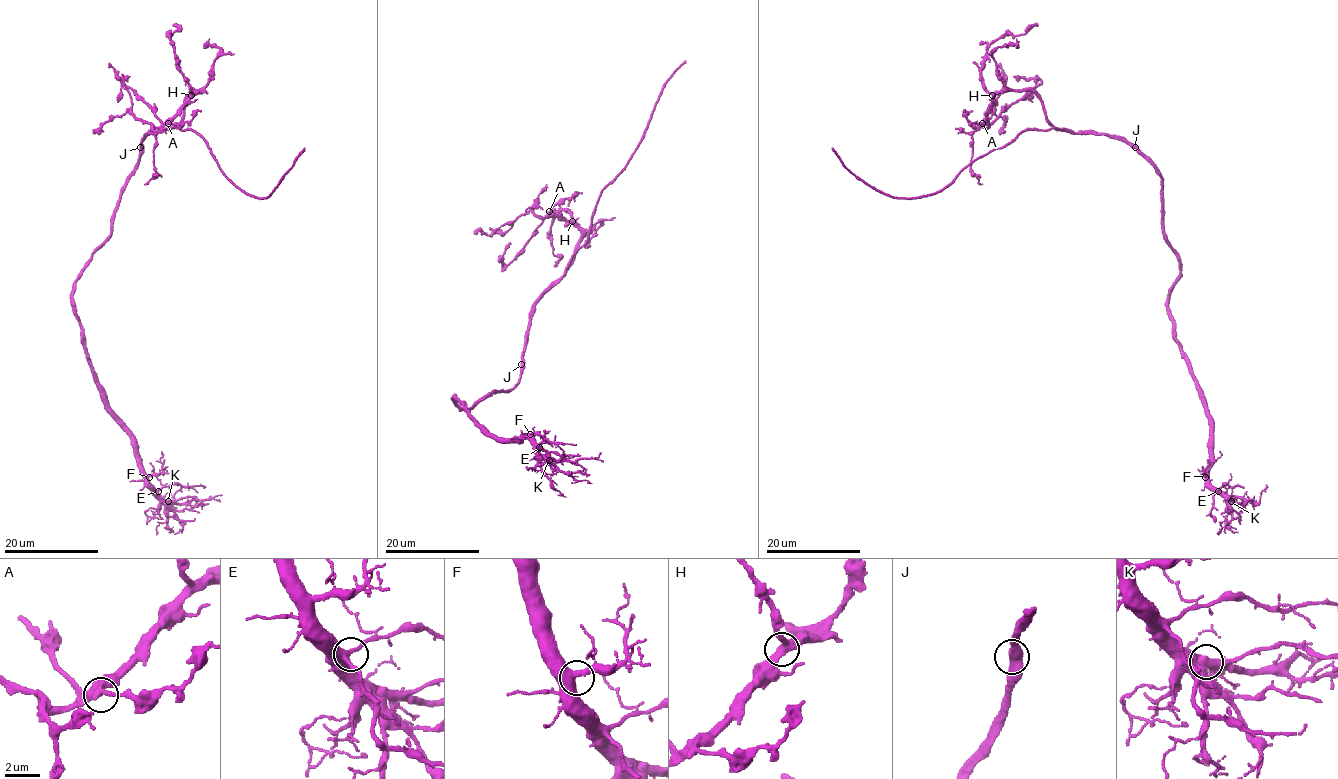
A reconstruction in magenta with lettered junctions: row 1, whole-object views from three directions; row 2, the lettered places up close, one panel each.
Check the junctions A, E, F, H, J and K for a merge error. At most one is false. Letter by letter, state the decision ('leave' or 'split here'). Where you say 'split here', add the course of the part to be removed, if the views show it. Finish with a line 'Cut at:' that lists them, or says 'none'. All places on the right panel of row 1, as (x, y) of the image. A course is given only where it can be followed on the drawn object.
A: leave
E: leave
F: leave
H: leave
J: leave
K: leave
Cut at: none

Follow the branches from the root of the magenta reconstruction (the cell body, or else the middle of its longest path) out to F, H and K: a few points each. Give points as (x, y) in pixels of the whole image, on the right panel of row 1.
F: (1162, 183), (1164, 239), (1179, 261), (1168, 314), (1208, 420), (1210, 469), (1205, 477)
H: (1162, 183), (1161, 174), (1121, 140), (1057, 128), (1032, 90), (992, 95)
K: (1162, 183), (1164, 239), (1179, 261), (1168, 314), (1208, 420), (1208, 481), (1231, 501)

